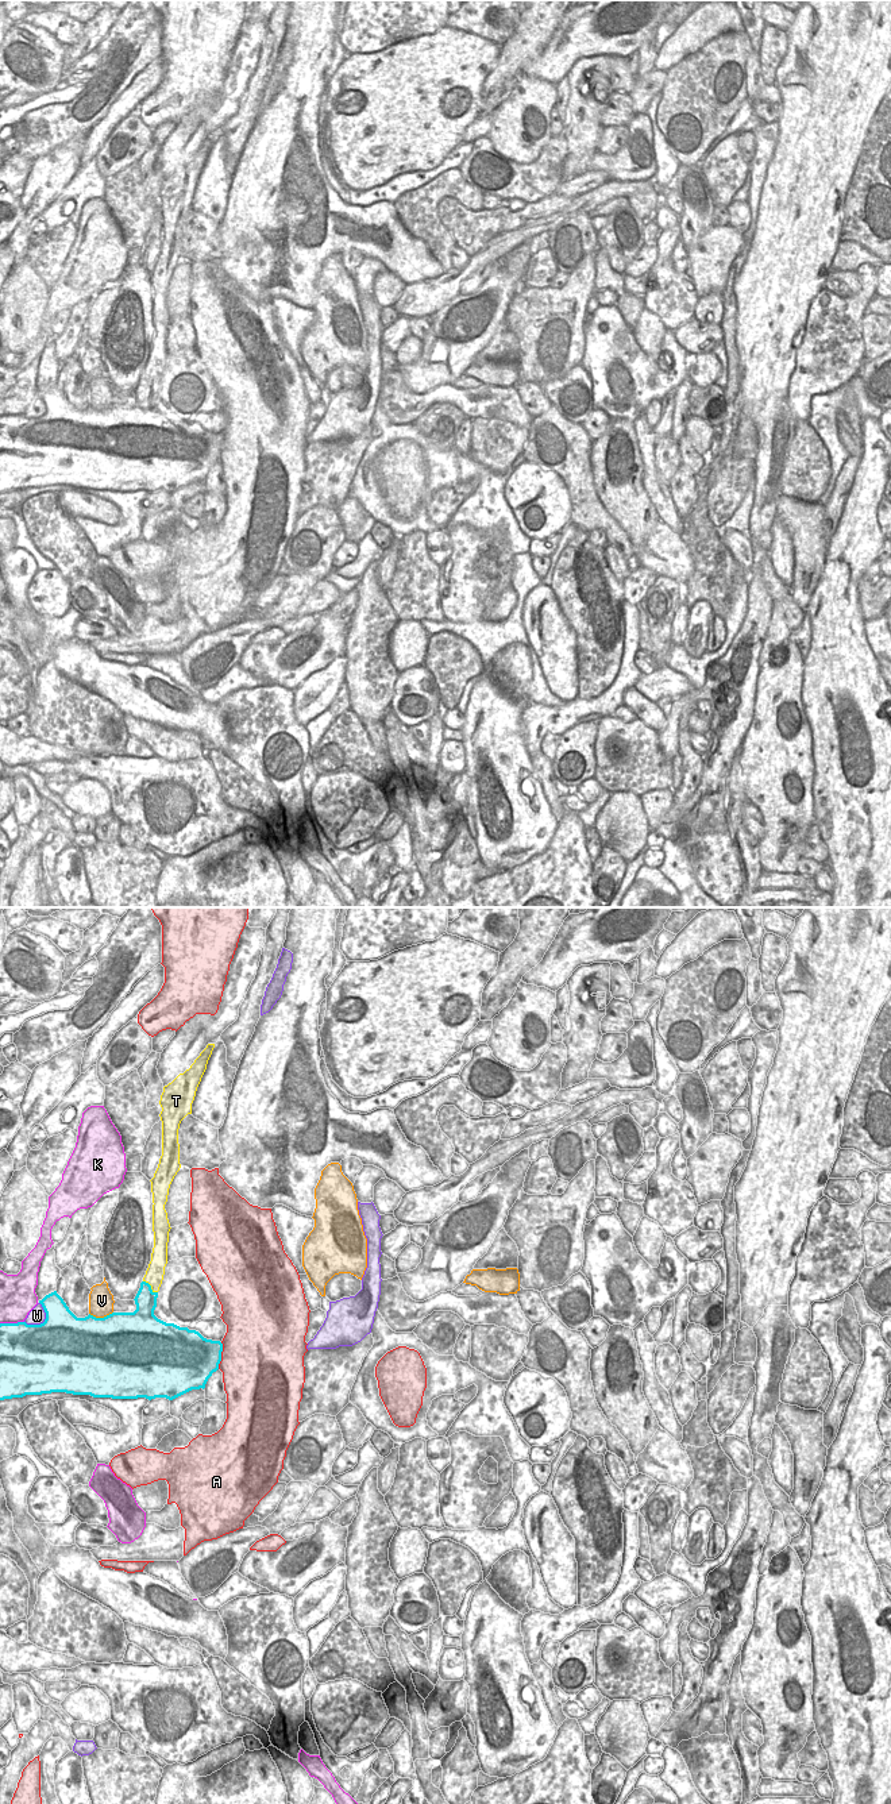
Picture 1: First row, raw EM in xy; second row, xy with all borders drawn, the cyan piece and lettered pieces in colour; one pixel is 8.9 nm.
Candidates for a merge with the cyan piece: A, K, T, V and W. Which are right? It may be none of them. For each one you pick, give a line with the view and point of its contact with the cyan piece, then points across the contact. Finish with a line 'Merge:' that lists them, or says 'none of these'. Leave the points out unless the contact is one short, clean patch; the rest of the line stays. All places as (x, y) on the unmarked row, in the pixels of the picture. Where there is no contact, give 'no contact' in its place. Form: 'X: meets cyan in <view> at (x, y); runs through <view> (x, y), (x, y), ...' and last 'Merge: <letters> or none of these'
Merge: none of these

